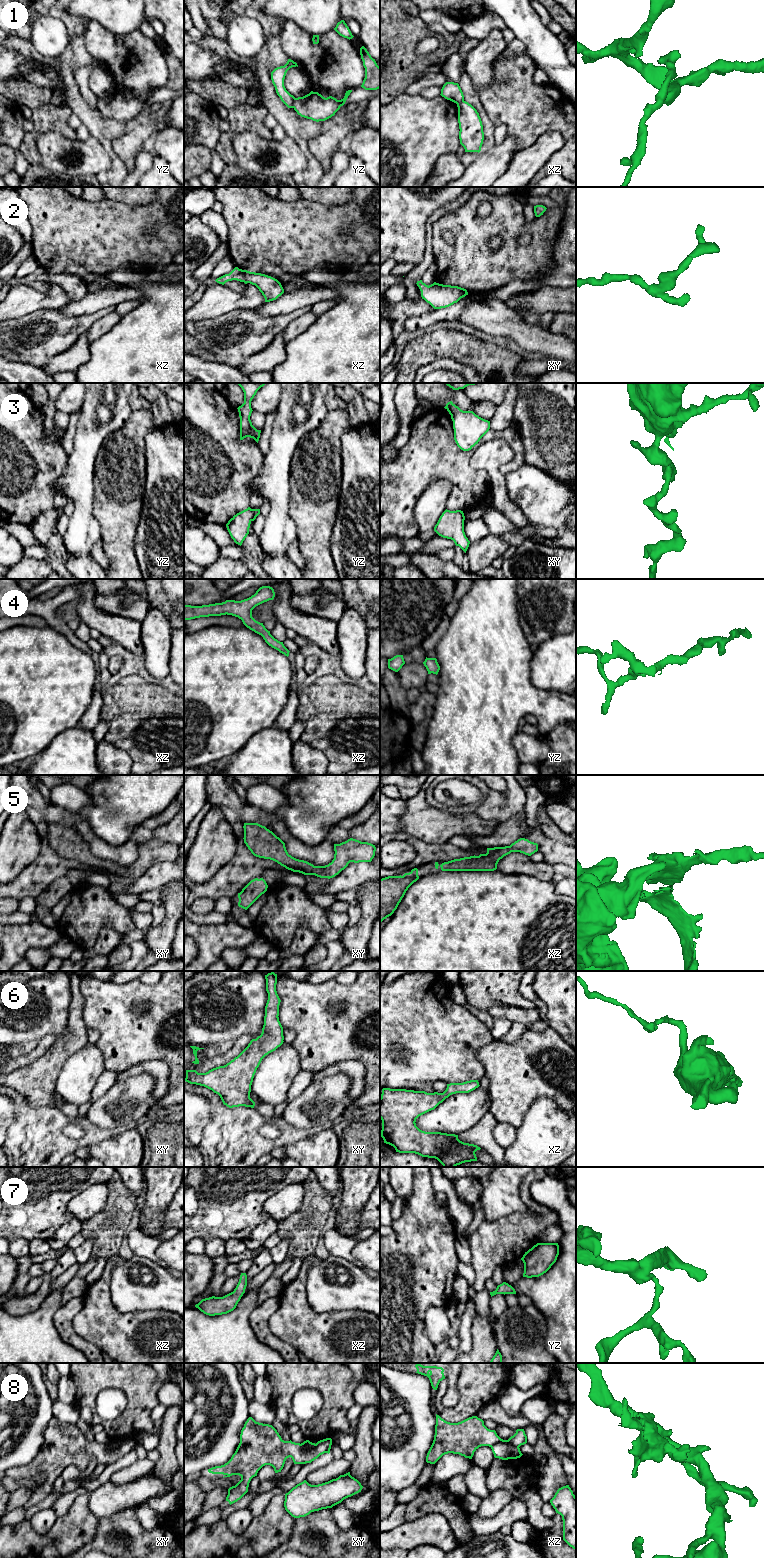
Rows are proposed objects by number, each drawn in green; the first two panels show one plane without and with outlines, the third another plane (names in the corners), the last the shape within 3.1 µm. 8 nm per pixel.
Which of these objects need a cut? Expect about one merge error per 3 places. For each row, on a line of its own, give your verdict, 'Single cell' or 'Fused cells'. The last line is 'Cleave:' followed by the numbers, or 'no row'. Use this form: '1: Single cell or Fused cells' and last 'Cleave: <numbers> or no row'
1: Fused cells
2: Single cell
3: Single cell
4: Single cell
5: Single cell
6: Single cell
7: Single cell
8: Fused cells
Cleave: 1, 8

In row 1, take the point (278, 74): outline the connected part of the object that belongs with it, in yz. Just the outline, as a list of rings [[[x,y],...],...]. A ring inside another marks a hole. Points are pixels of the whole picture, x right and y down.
[[[288,59],[284,66],[277,67],[271,72],[271,80],[275,87],[276,93],[288,108],[294,108],[295,97],[286,90],[284,86],[284,79],[287,71],[296,66],[298,67],[296,62]]]

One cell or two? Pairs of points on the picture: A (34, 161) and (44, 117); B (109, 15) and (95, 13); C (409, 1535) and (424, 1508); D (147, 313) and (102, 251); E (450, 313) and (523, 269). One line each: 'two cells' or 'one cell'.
A: one cell
B: one cell
C: two cells
D: two cells
E: two cells

